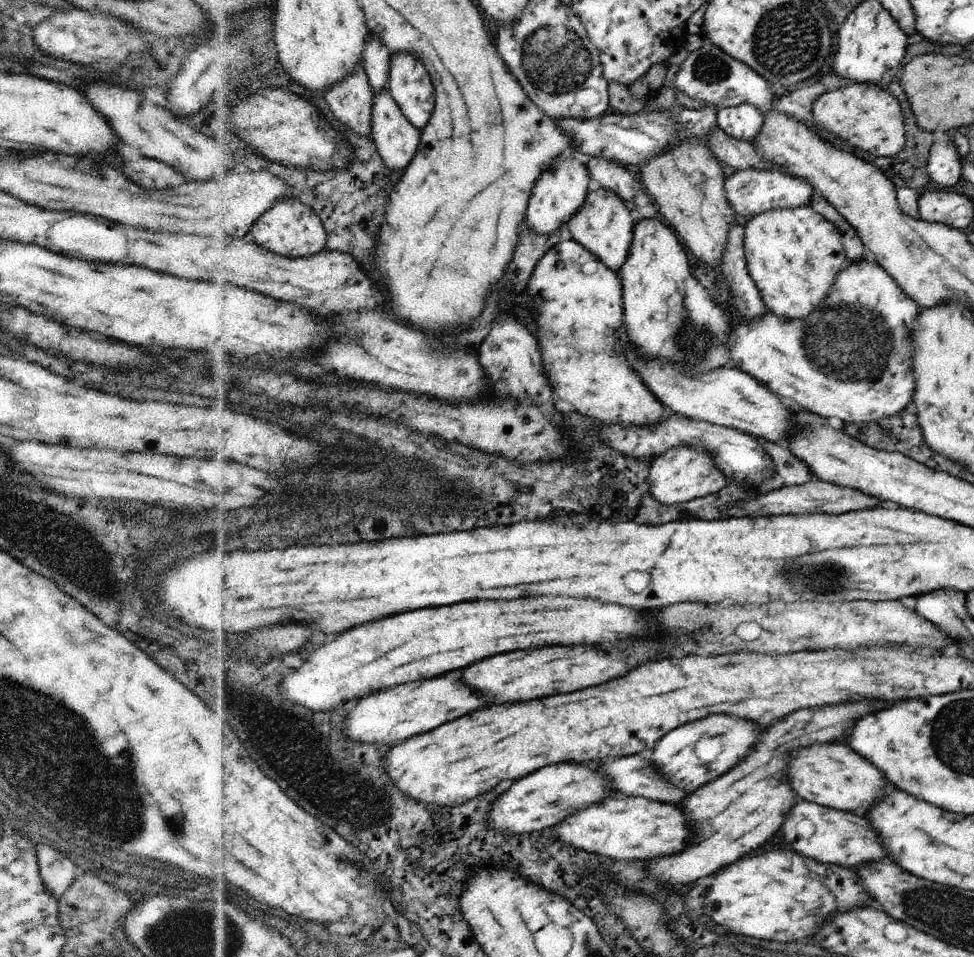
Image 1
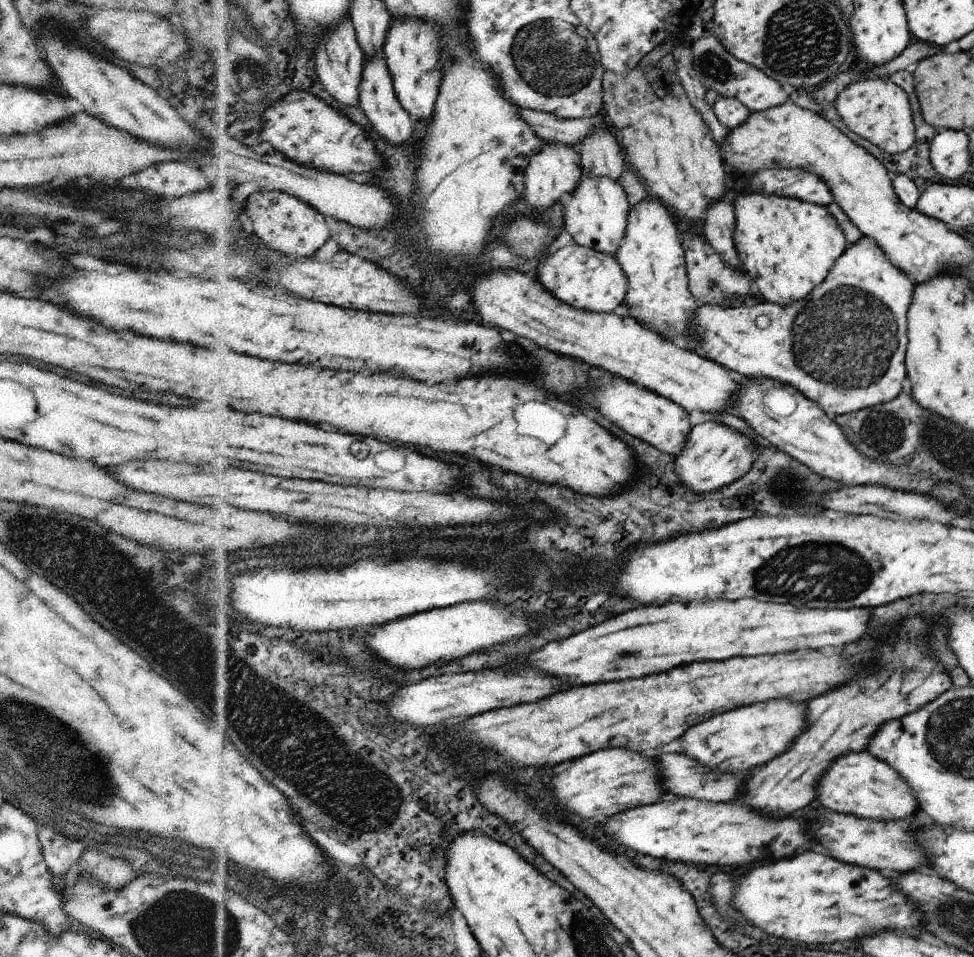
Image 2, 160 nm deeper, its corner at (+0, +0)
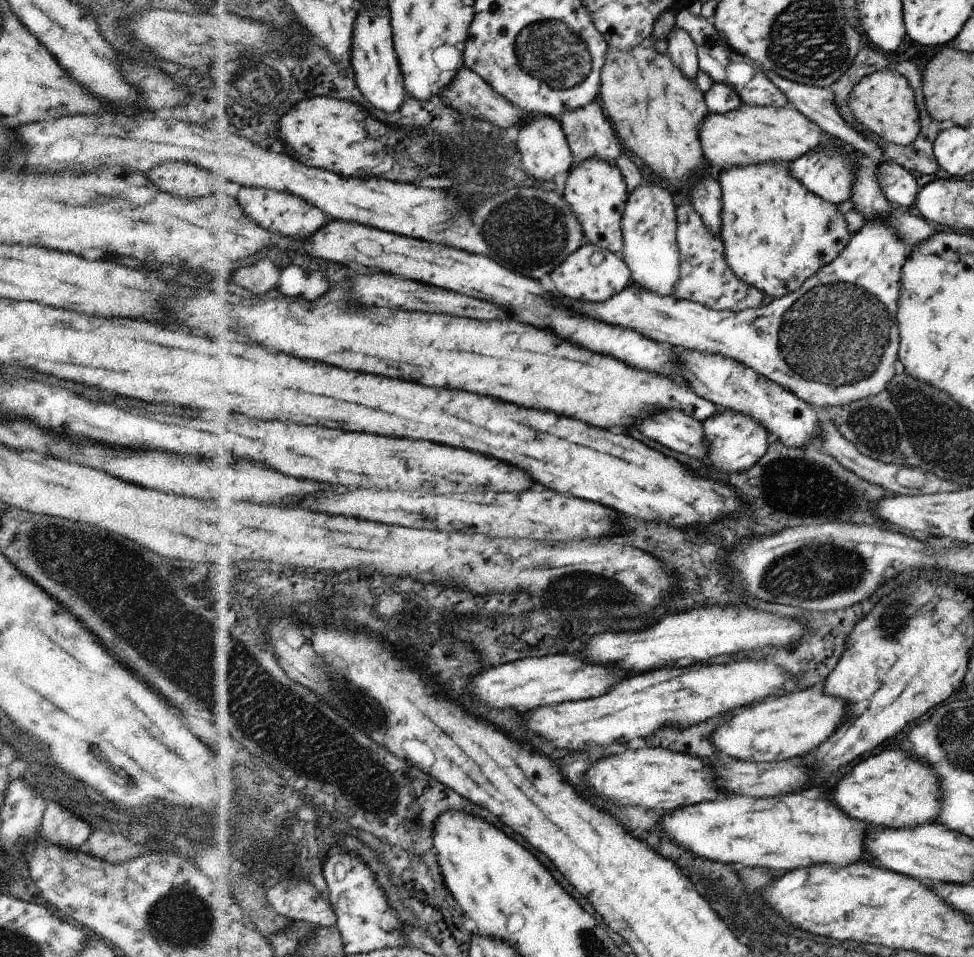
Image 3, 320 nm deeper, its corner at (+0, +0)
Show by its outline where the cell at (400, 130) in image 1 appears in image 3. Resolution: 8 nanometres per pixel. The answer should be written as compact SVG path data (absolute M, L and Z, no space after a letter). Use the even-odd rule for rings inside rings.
M388 5L360 9L358 28L355 30L354 54L351 64L355 70L355 83L362 94L380 110L396 113L405 106L410 96L407 83L395 48L395 32Z

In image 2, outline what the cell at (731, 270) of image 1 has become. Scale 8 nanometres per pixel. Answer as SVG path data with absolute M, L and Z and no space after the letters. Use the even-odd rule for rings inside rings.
M723 199L714 202L704 219L704 238L732 267L740 268L741 262L732 238L735 225L733 204Z

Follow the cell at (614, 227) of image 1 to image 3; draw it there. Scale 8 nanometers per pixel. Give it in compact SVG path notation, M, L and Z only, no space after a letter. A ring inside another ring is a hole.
M588 158L575 163L575 168L568 174L563 198L567 200L582 224L583 234L588 243L603 250L619 254L622 251L623 227L622 216L626 206L626 180L617 166L604 162L600 158Z

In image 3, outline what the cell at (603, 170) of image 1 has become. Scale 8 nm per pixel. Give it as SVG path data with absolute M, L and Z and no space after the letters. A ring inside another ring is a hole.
M598 101L564 113L558 122L575 155L575 163L584 162L588 158L600 158L616 166L624 147L620 145L614 126Z

